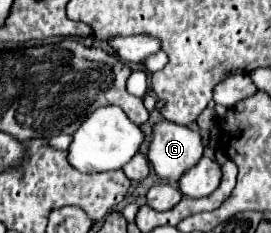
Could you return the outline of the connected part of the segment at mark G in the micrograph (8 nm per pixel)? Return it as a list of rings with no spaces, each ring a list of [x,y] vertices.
[[[160,122],[154,126],[148,160],[158,178],[176,184],[184,172],[194,168],[204,156],[204,144],[198,132],[174,122]]]

